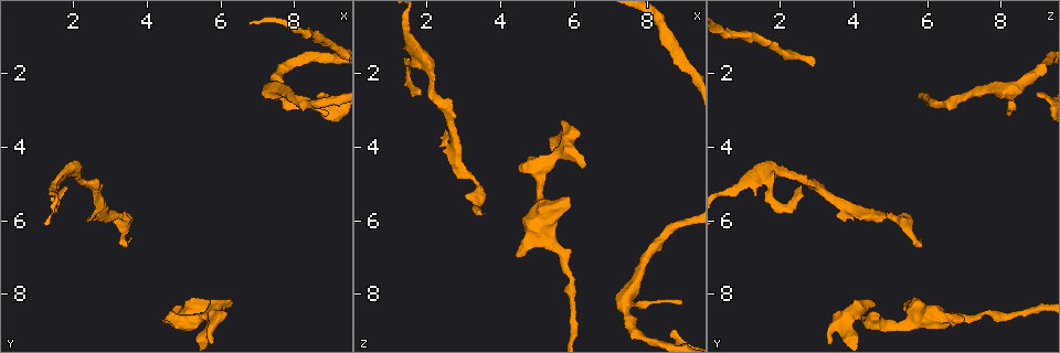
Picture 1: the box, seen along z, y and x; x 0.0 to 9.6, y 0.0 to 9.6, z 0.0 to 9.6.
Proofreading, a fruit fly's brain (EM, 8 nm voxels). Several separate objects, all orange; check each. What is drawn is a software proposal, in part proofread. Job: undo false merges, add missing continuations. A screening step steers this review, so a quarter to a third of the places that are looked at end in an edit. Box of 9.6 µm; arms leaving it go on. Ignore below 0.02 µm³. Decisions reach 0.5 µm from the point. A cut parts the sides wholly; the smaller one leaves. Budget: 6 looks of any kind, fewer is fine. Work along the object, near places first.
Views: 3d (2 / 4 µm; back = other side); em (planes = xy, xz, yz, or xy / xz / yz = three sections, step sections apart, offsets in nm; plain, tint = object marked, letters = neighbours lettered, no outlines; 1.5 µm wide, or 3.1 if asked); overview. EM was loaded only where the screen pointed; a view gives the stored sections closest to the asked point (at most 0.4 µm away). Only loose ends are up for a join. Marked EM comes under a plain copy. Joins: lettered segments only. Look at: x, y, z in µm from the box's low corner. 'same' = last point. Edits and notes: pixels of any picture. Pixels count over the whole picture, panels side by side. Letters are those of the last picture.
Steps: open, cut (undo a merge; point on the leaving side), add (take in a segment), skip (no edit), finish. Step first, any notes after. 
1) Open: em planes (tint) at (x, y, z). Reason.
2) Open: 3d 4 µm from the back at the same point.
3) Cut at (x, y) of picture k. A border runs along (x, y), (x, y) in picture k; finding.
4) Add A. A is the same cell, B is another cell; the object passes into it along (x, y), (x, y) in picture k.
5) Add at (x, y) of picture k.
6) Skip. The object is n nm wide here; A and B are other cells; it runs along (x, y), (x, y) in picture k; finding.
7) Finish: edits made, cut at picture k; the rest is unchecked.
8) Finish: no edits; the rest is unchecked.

Open: em planes (letters) at (5.75, 8.55, 6.95). Calibre changes.

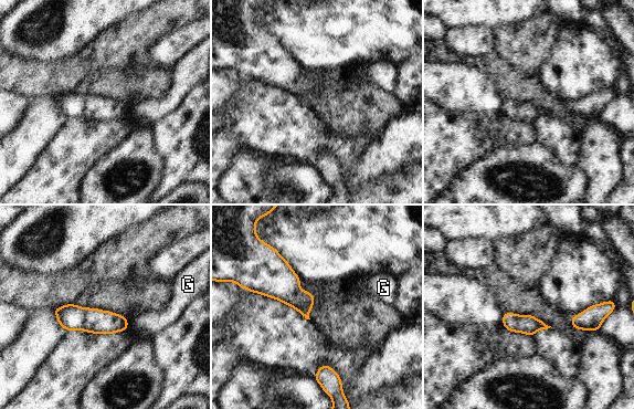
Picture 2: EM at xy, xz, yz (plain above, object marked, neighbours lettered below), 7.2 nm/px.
Skip. The object is 140 nm wide here; the longest contact is with G, 40 nm; G is another cell; continuous, no second cell.

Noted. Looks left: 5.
Open: em planes (letters) at (8.95, 3.15, 8.35).

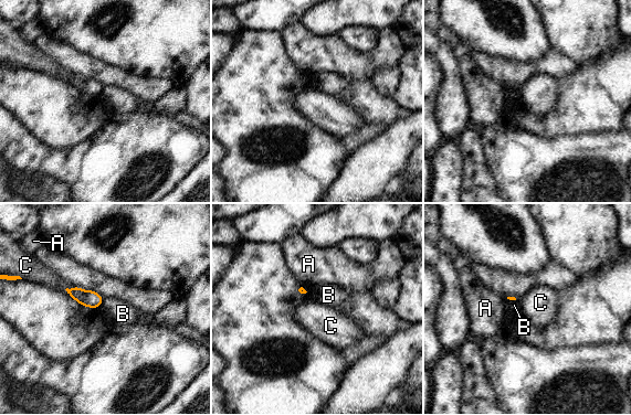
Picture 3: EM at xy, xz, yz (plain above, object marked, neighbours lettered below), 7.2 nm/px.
Skip. A, B and C are other cells; a border runs along (73, 287), (64, 289) in picture 3; none of them fits.

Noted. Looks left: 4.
Open: em xy step 4 (letters) at (3.60, 6.50, 5.85). Tapers out.

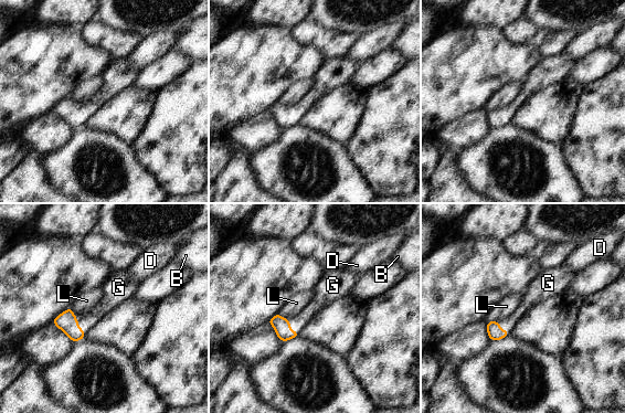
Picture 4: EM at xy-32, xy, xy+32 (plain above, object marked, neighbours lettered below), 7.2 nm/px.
Add G. G is the same cell, B, D and L are other cells; the object passes into it along (494, 331), (499, 328), (506, 324) in picture 4; the cell continues.

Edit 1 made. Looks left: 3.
Finish: edits made, add at picture 4; the rest is unchecked.

